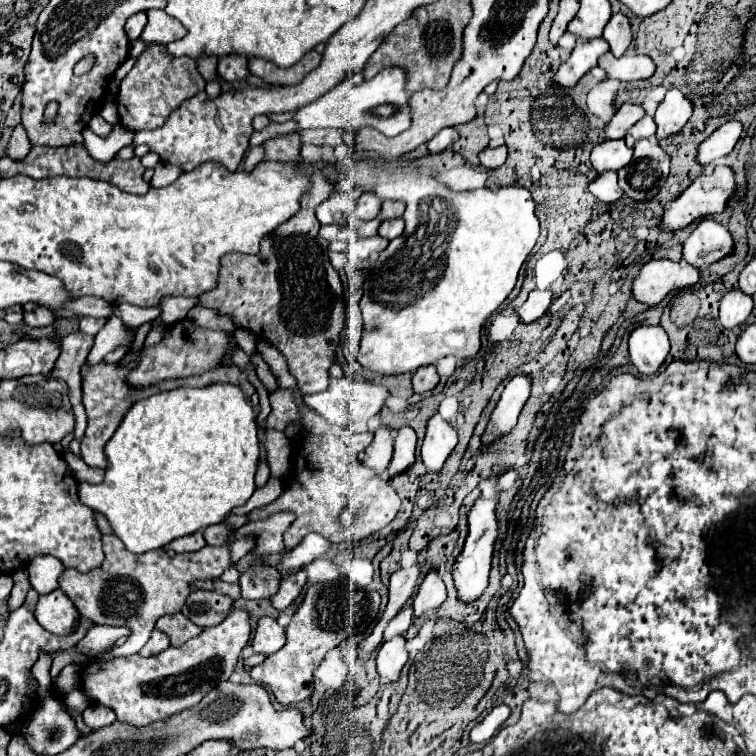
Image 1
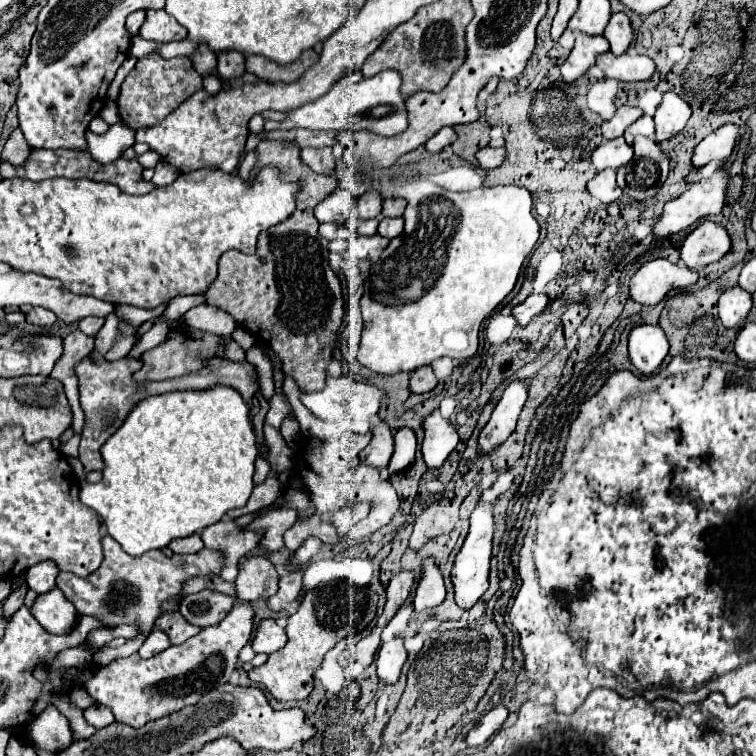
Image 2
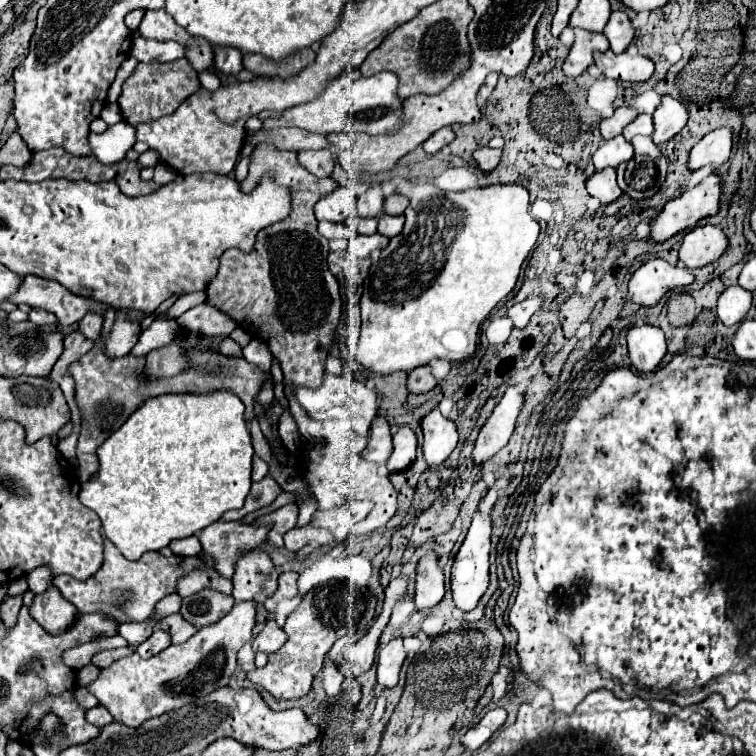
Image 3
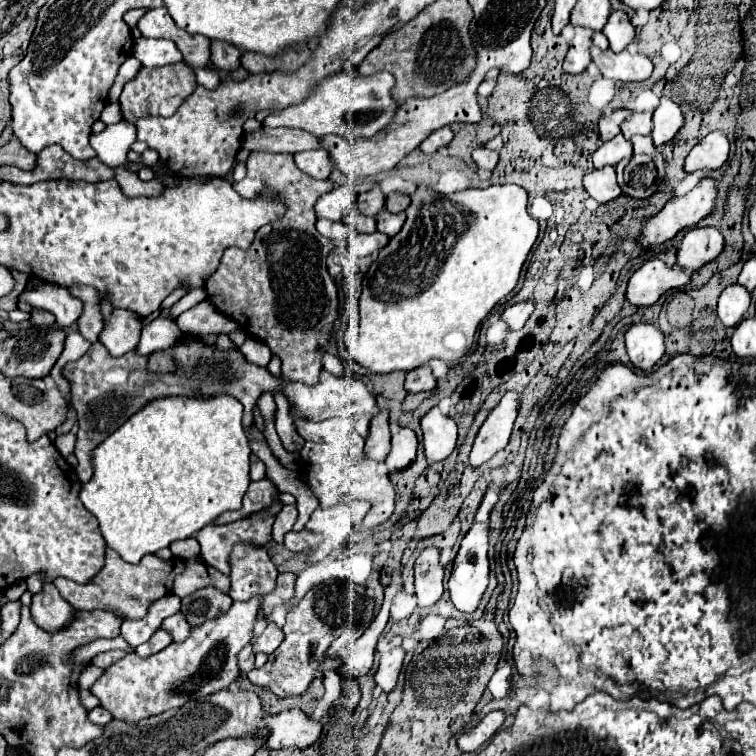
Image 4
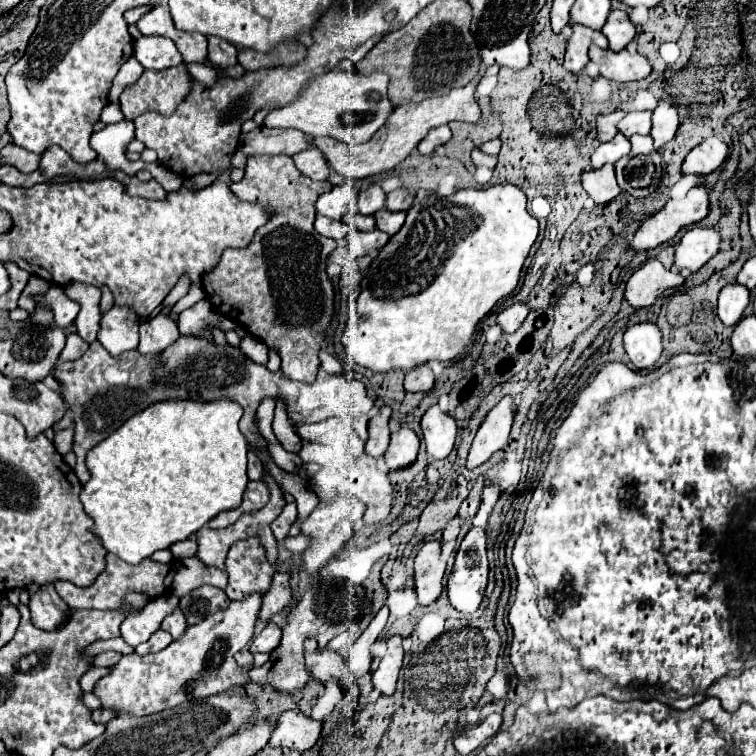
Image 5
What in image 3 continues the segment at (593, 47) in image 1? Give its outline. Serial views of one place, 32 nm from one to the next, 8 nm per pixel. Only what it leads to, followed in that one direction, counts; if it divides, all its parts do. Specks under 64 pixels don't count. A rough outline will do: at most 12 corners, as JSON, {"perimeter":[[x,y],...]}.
{"perimeter":[[576,28],[574,44],[562,66],[580,76],[594,62],[594,50],[608,50],[604,34]]}

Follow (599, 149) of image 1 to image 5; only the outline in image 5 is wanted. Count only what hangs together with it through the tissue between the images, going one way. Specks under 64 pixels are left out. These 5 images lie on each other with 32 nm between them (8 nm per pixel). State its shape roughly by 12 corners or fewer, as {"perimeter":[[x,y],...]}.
{"perimeter":[[618,132],[592,154],[592,168],[616,164],[630,152],[628,138]]}

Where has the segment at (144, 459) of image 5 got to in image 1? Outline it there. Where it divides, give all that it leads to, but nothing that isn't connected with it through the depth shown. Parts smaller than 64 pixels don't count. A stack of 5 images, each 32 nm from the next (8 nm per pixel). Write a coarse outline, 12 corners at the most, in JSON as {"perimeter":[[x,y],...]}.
{"perimeter":[[234,384],[140,400],[82,504],[132,554],[256,490]]}

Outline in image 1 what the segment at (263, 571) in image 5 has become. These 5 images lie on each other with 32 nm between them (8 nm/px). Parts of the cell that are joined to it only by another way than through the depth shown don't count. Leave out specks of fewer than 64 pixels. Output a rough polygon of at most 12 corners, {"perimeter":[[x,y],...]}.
{"perimeter":[[260,562],[238,580],[246,600],[270,598],[278,592],[276,568]]}

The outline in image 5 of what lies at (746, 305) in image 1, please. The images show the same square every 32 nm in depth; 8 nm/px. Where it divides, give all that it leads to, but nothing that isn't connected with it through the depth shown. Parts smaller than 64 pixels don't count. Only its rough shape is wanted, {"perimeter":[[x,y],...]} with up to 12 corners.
{"perimeter":[[728,284],[718,296],[718,316],[734,326],[750,304],[740,284]]}

